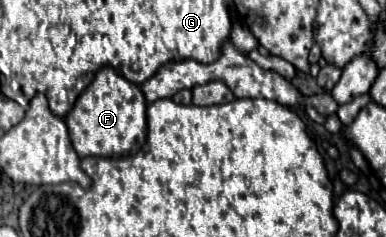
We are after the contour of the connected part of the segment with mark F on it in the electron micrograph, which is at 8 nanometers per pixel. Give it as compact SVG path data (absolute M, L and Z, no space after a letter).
M105 66L97 72L95 80L77 98L73 110L65 116L73 148L79 158L85 156L123 156L135 154L147 140L147 100L141 88L113 68Z

